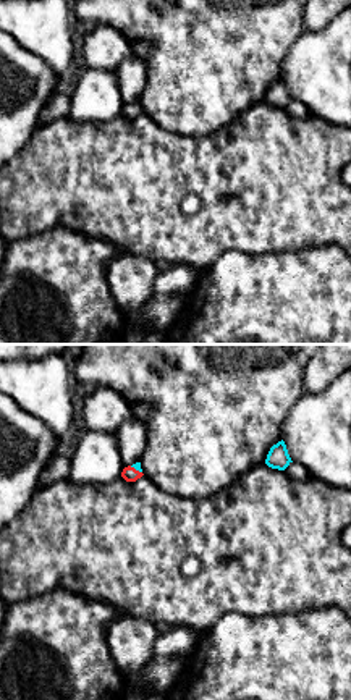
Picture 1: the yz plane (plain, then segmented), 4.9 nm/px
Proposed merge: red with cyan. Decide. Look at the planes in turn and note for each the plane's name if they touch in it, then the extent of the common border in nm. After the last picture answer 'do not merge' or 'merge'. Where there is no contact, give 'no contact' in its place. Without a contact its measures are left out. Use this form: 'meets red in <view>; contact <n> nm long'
meets red in yz; contact 70 nm long

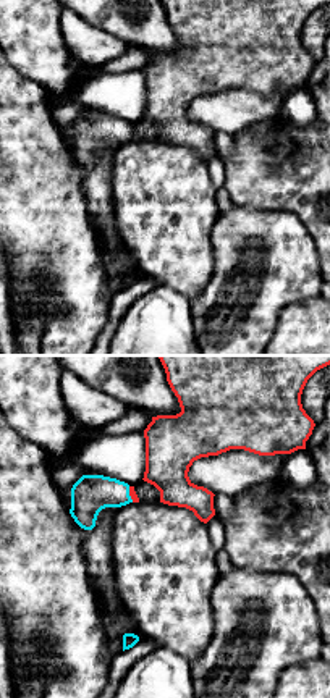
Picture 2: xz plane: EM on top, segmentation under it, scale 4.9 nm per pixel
meets red in xz; contact 80 nm long

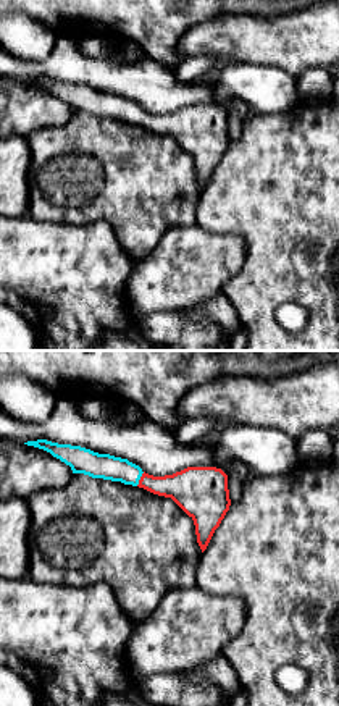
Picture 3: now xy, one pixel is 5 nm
meets red in xy; contact 80 nm long

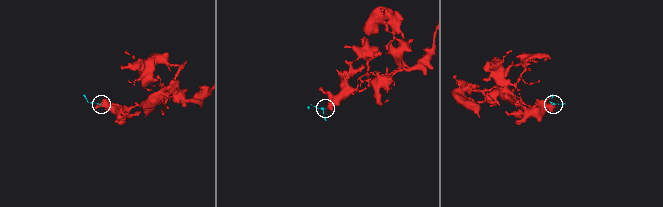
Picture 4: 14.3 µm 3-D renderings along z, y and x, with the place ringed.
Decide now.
merge

